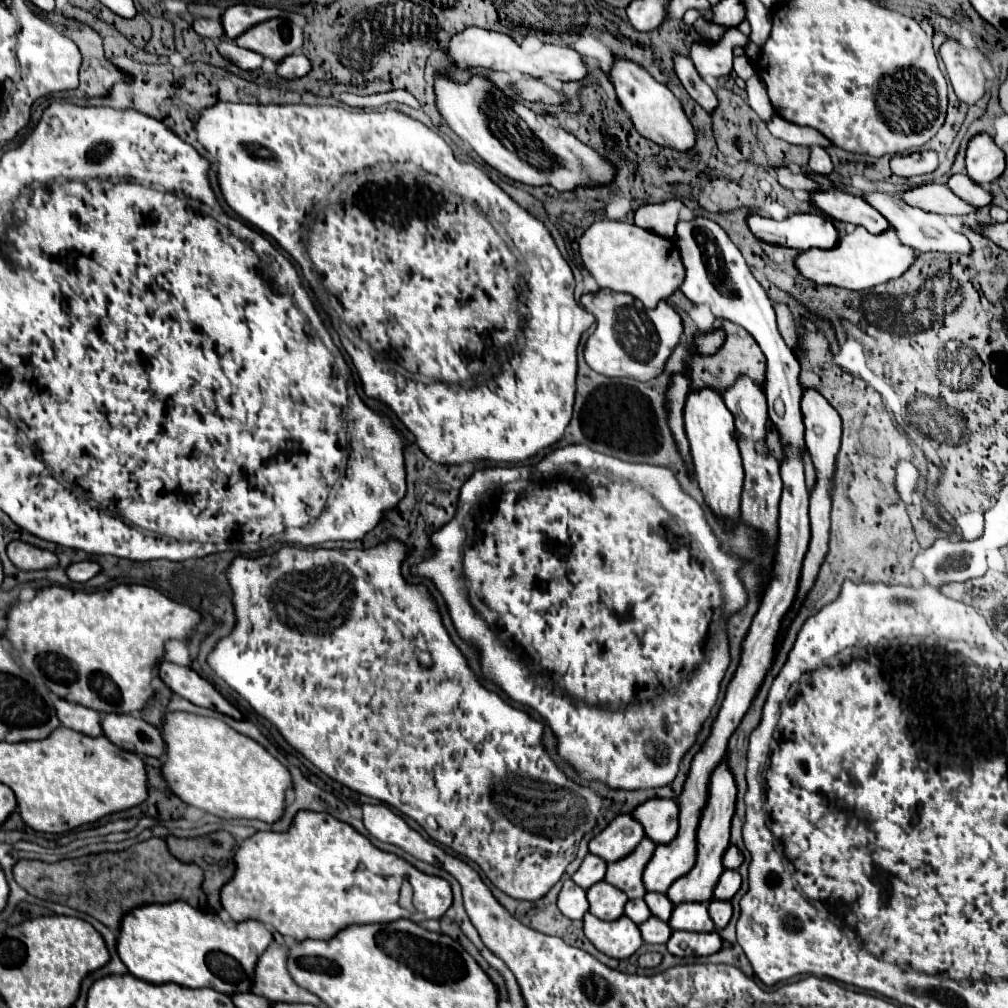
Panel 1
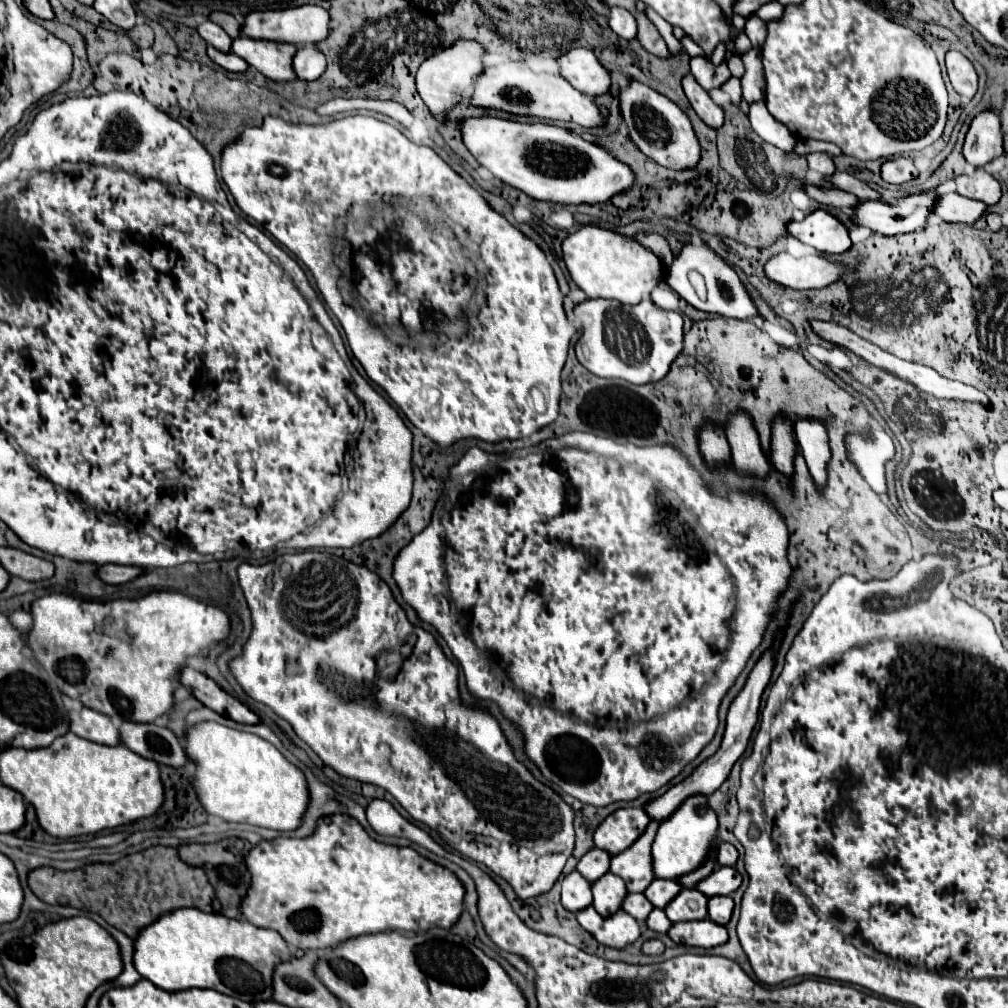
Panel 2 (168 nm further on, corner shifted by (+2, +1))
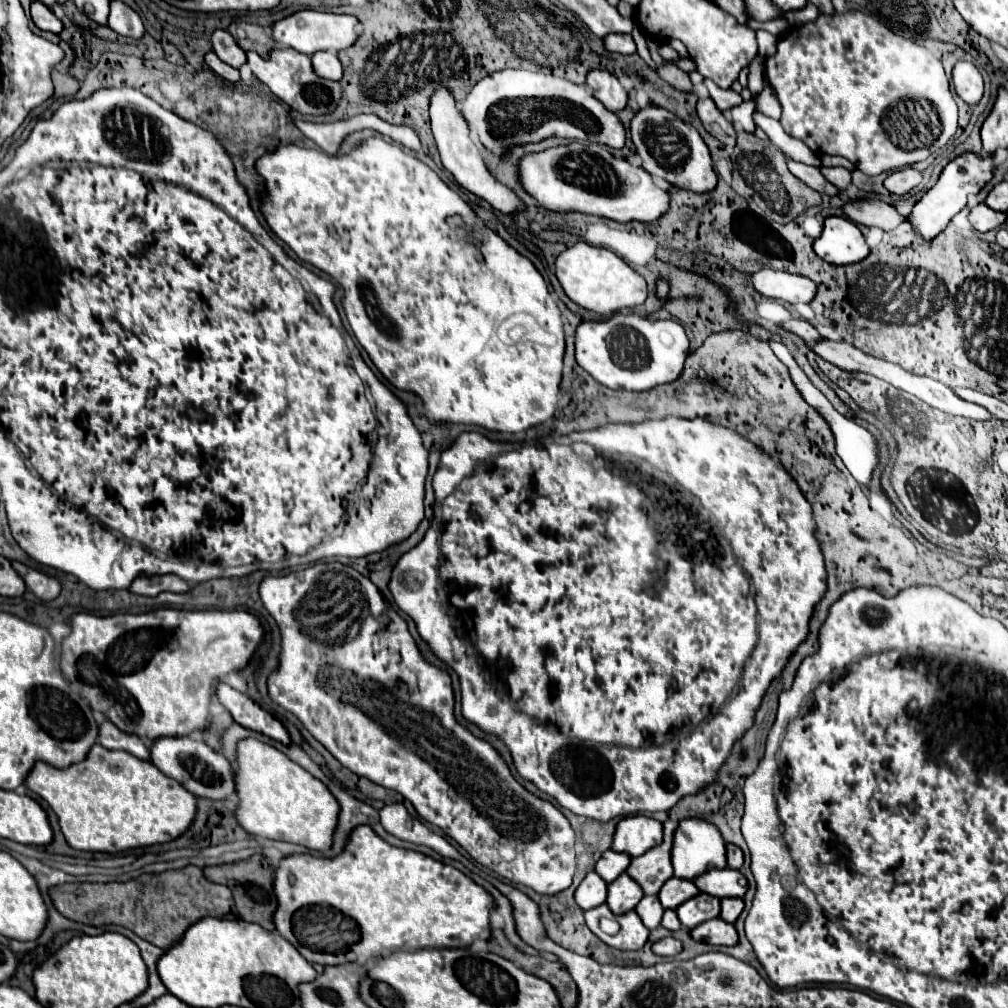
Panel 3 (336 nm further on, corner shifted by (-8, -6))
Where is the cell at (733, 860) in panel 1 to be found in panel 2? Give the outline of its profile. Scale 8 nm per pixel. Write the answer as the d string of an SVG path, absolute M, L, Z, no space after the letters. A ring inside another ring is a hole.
M720 844L716 860L720 866L734 866L738 860L738 850L732 844Z

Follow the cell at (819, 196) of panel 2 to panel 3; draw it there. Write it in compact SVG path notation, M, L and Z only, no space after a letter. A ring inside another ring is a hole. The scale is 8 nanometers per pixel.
M858 199L844 205L844 213L858 225L880 227L884 231L896 229L900 223L908 221L906 215L900 215L894 205L878 199Z

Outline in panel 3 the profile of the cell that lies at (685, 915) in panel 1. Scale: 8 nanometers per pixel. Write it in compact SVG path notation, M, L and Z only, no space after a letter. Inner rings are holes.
M698 893L696 897L692 897L686 903L682 903L676 909L676 913L678 913L682 925L692 929L692 927L696 927L696 925L720 915L720 899L712 897L708 893Z

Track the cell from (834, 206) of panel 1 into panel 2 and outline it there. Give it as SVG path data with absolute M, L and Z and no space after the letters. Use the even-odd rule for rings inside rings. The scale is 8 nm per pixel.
M920 194L900 202L860 202L854 206L852 222L866 226L876 234L906 234L924 226L936 196Z

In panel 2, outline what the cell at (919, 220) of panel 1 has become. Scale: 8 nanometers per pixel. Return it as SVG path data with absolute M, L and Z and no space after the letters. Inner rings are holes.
M836 172L836 174L830 178L830 182L832 182L836 188L840 188L840 190L846 190L846 192L858 196L858 200L886 200L886 198L882 198L874 188L870 188L866 182L854 178L854 176L850 176L850 174L844 174L844 172Z

